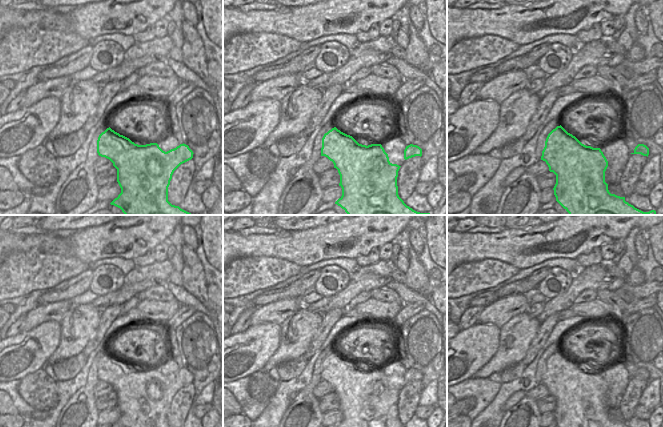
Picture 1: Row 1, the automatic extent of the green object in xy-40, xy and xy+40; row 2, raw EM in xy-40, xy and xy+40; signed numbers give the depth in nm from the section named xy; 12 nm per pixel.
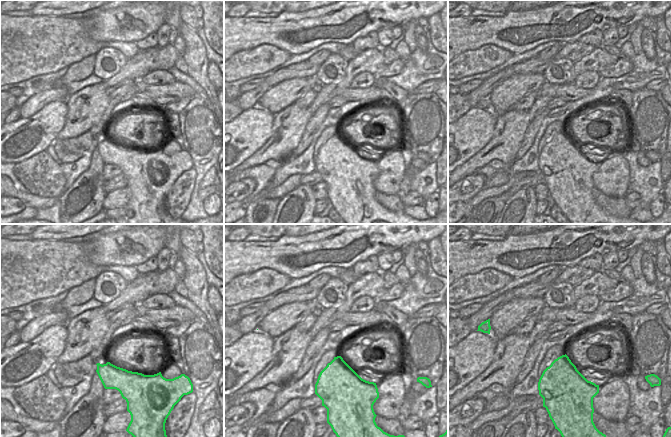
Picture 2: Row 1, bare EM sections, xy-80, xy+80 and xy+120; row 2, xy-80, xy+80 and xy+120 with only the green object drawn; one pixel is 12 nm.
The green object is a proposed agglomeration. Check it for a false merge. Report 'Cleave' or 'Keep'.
Keep

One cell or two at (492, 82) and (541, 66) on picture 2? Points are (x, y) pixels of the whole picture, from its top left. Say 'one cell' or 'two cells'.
one cell

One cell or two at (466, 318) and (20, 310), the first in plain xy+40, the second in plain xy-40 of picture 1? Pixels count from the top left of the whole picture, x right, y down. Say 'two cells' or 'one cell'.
two cells

